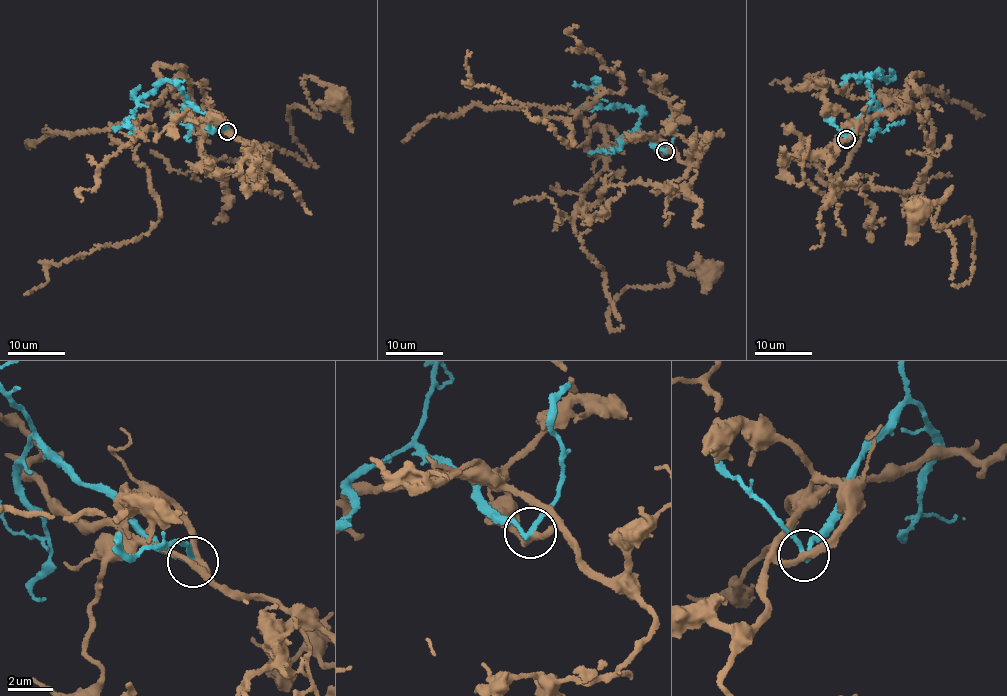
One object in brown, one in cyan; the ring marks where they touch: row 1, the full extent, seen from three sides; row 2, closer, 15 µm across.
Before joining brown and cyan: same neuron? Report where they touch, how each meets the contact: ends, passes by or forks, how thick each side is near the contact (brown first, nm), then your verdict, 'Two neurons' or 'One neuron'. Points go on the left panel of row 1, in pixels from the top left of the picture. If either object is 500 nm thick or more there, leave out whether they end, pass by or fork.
Place: (227, 131). At the ring brown passes by. At the ring cyan passes by. Thickness 280 nm (brown) against 170 nm. Two neurons

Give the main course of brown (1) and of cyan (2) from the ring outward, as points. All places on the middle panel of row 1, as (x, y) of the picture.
1: (665, 152), (694, 167), (684, 188), (609, 186), (573, 220), (609, 326), (630, 286), (708, 270)
2: (665, 151), (637, 129), (641, 109), (606, 109), (595, 95), (593, 84), (600, 80), (590, 79)

